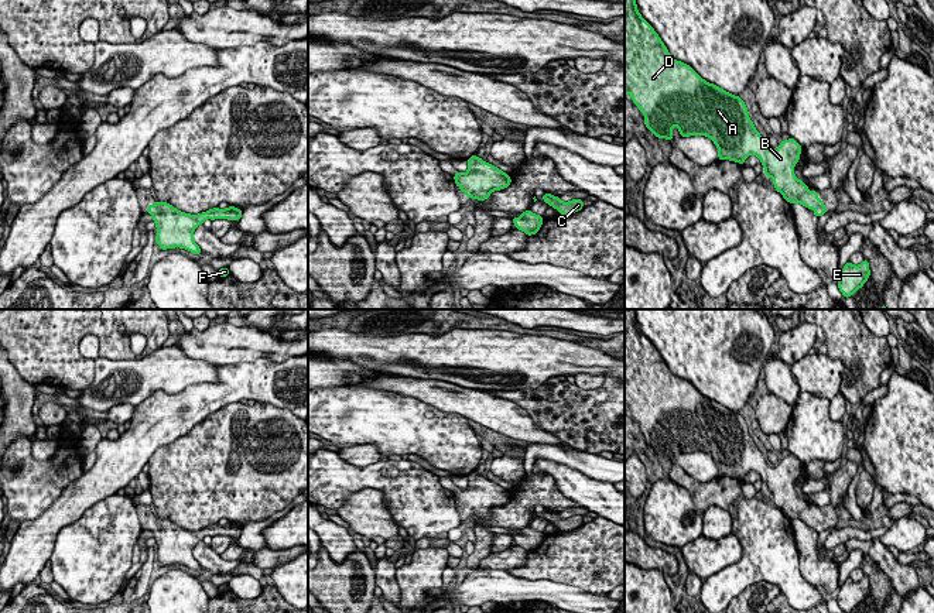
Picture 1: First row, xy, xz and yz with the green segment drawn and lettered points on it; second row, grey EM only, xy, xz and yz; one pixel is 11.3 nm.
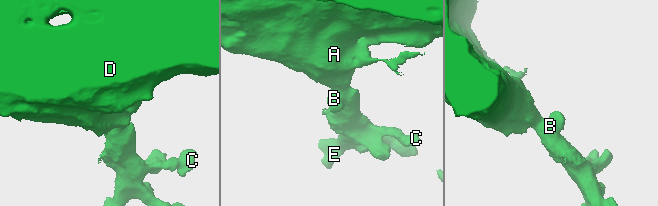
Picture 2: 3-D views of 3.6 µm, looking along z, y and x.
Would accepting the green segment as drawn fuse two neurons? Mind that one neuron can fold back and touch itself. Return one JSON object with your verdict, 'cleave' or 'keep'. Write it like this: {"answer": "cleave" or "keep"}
{"answer": "keep"}

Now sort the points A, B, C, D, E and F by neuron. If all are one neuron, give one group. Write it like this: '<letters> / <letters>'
A B C D E F

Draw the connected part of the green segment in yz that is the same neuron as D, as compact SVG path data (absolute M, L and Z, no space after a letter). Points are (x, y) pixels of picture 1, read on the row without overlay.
M625 309L625 411L629 410L634 422L644 431L644 441L656 455L673 456L673 444L680 446L681 453L705 452L709 453L718 465L718 476L729 476L745 480L747 472L760 475L764 484L766 494L773 496L774 506L783 511L790 520L801 520L820 534L827 530L824 517L818 514L818 507L808 507L801 496L794 490L794 482L800 476L803 468L801 462L790 453L780 458L780 462L770 468L766 463L764 455L756 446L753 438L749 435L749 428L740 412L735 412L722 404L702 395L690 381L677 377L671 373L667 363L654 347L654 345L642 333L636 321L636 309Z

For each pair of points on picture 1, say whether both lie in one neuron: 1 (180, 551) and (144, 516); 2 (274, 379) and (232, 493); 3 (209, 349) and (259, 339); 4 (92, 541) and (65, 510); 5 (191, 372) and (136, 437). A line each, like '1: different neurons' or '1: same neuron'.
1: same neuron
2: different neurons
3: same neuron
4: different neurons
5: different neurons

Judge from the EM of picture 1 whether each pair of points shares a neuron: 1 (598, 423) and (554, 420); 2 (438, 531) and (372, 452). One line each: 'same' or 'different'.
1: same
2: different

